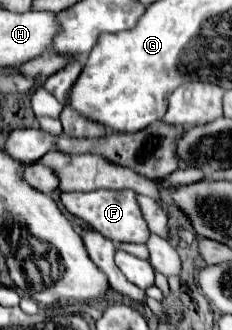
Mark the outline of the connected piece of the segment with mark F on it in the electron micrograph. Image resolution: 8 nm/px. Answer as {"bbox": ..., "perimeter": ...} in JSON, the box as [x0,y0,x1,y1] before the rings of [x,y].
{"bbox":[61,190,151,244],"perimeter":[[[107,190],[65,192],[65,194],[61,194],[61,202],[69,214],[73,214],[75,218],[81,218],[85,224],[89,224],[93,230],[101,232],[103,236],[107,236],[115,244],[121,244],[121,242],[143,244],[151,236],[147,222],[143,220],[141,208],[137,204],[137,194],[131,190],[121,190],[121,192],[107,192]]]}

